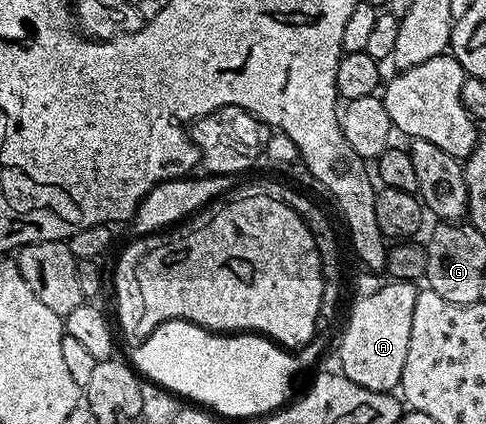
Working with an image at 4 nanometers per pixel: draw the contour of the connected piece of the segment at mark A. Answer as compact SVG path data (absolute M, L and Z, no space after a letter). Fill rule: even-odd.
M387 281L376 294L357 299L340 340L341 373L364 389L393 391L399 387L410 344L410 327L419 289L413 281Z

